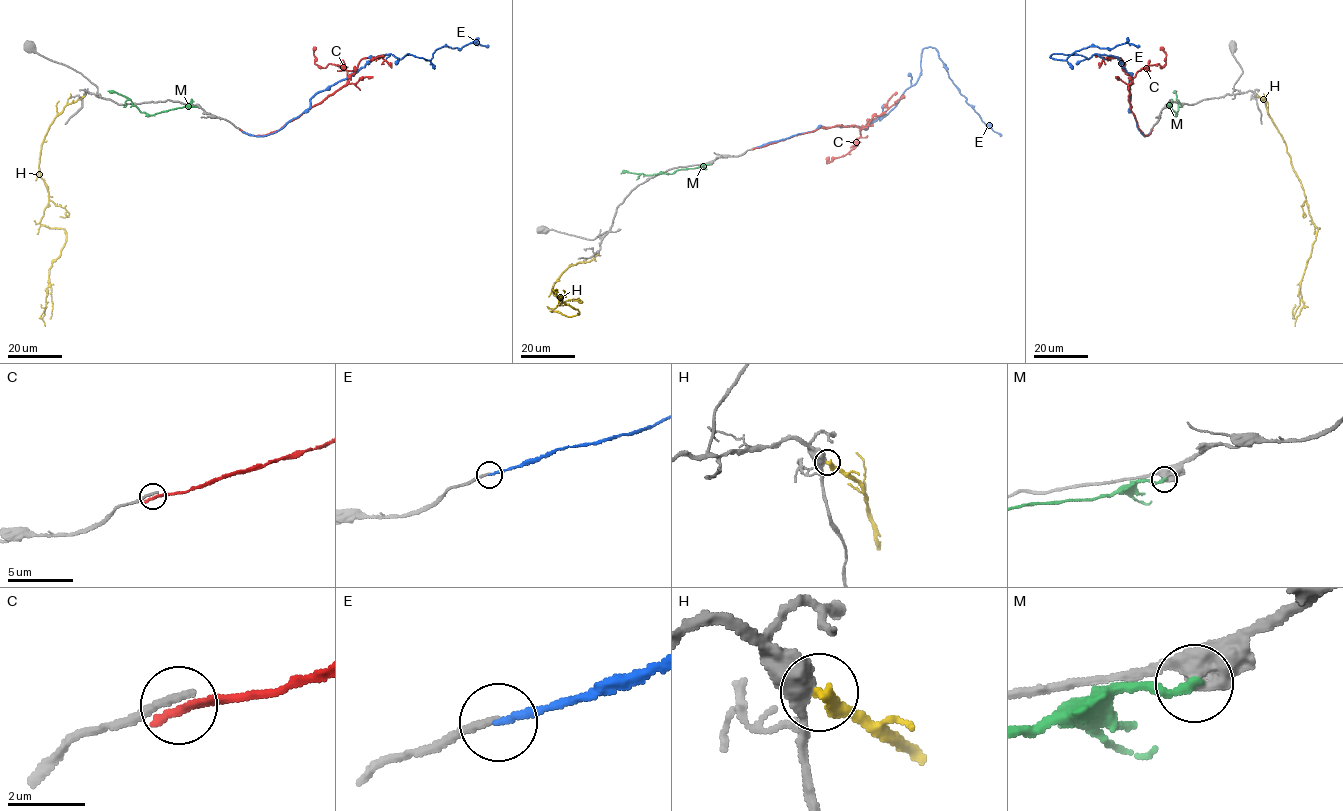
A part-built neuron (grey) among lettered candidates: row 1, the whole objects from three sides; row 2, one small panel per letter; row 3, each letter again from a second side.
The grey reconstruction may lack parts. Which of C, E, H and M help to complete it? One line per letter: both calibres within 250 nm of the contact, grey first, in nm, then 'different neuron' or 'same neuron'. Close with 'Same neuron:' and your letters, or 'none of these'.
C: 240 nm thick on the grey side, 280 nm on the other; different neuron
E: 190 nm thick on the grey side, 180 nm on the other; different neuron
H: 500 nm thick on the grey side, 320 nm on the other; different neuron
M: 440 nm thick on the grey side, 240 nm on the other; different neuron
Same neuron: none of these

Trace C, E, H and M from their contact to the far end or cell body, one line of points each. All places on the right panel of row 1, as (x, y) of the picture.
C: (1151, 130), (1145, 135), (1139, 129), (1128, 86), (1143, 68), (1165, 64), (1160, 47)
E: (1150, 132), (1138, 130), (1129, 109), (1131, 75), (1116, 58), (1050, 56), (1066, 60), (1095, 46), (1139, 46)
H: (1257, 96), (1264, 101), (1282, 137), (1309, 213), (1319, 228), (1300, 285), (1303, 306), (1296, 318), (1294, 304)
M: (1167, 107), (1176, 115), (1176, 91)

